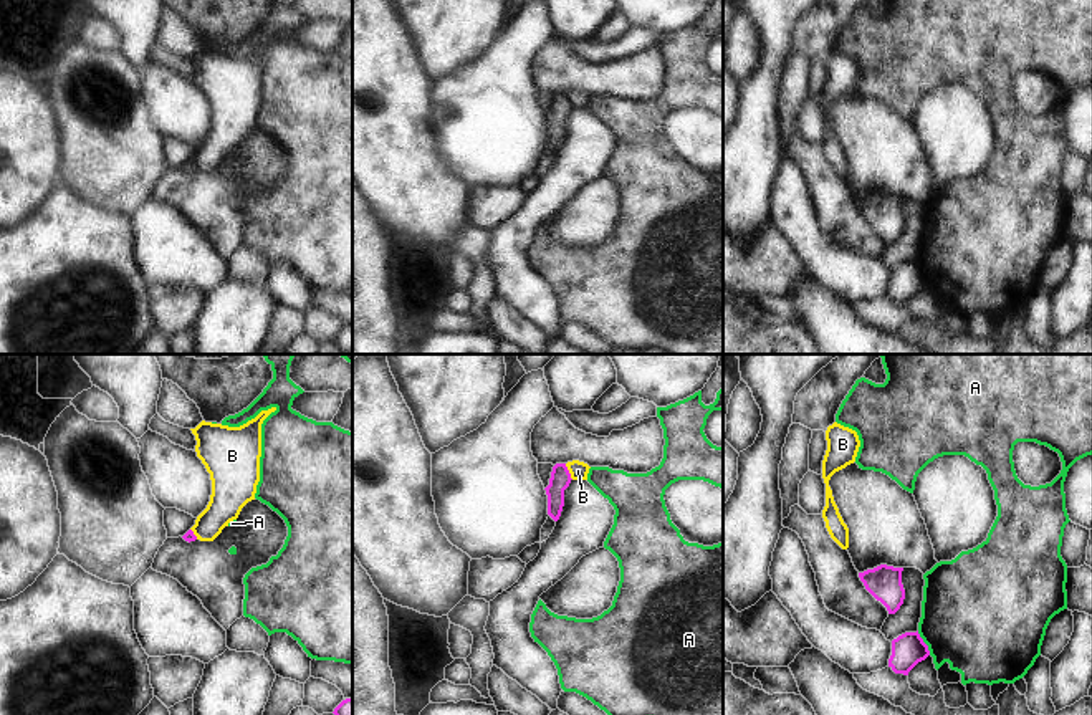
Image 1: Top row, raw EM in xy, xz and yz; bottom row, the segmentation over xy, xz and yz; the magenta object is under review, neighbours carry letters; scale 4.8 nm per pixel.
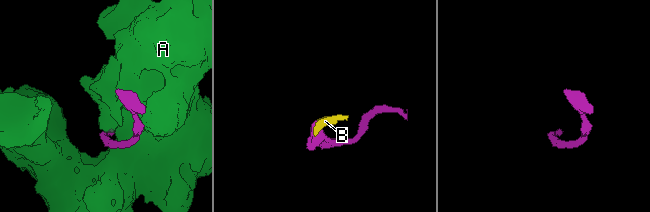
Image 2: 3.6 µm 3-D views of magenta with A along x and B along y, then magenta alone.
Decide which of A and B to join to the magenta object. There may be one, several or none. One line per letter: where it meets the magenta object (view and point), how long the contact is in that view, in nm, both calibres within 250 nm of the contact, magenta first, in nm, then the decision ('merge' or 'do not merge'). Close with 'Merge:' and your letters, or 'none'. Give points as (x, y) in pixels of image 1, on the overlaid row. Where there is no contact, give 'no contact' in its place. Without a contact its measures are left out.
A: contact yz (924, 643); length 140 nm; calibres 160 and 460 nm; do not merge
B: contact xz (568, 472); length 90 nm; calibres 100 and 90 nm; do not merge
Merge: none

